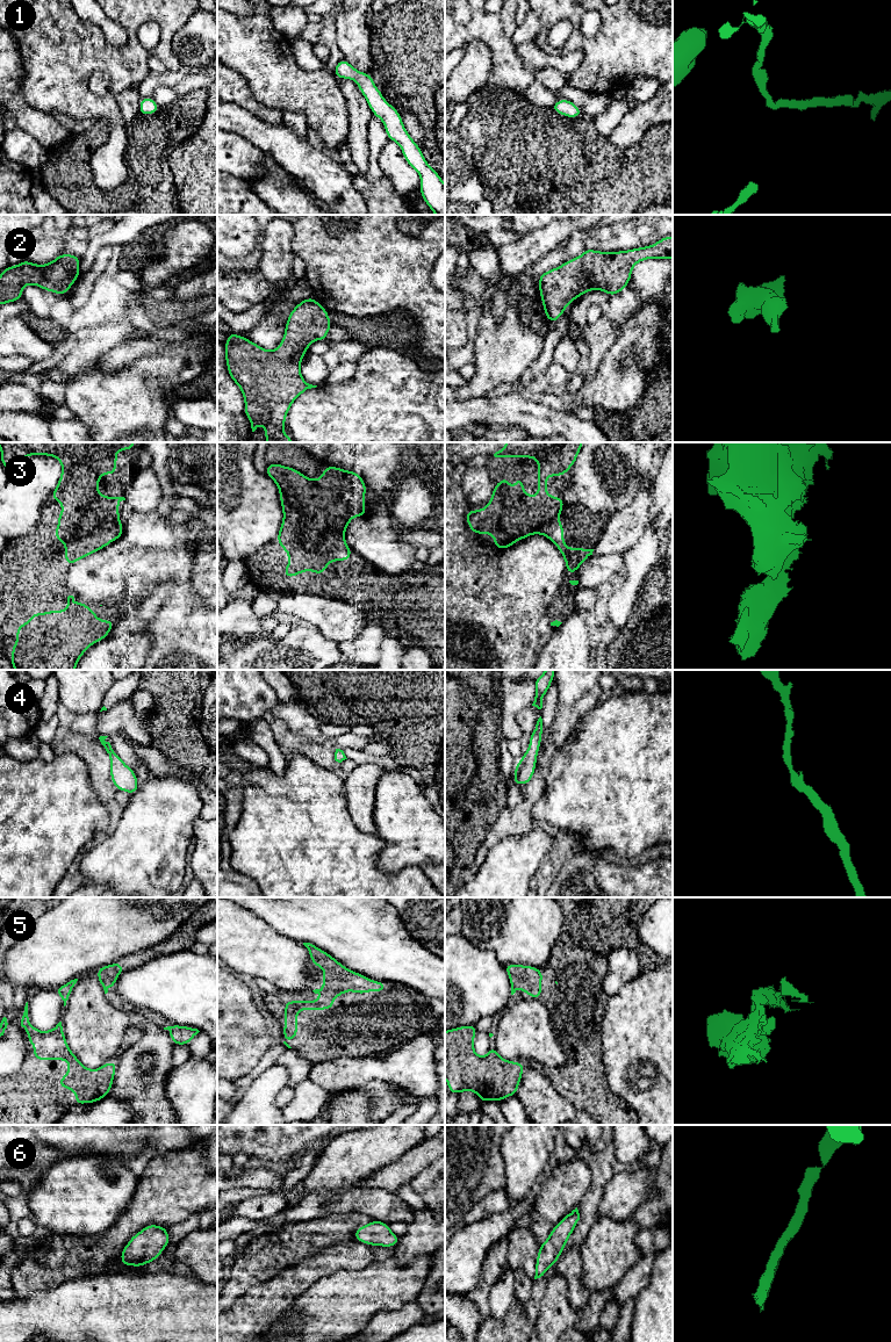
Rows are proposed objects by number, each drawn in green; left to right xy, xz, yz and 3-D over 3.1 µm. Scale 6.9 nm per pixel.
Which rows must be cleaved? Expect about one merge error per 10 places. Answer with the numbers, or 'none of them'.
none of them

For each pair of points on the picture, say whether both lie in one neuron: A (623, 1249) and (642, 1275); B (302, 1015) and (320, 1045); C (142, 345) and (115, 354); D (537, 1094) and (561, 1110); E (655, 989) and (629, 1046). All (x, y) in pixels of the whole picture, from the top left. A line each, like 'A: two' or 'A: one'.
A: two
B: one
C: one
D: one
E: one

